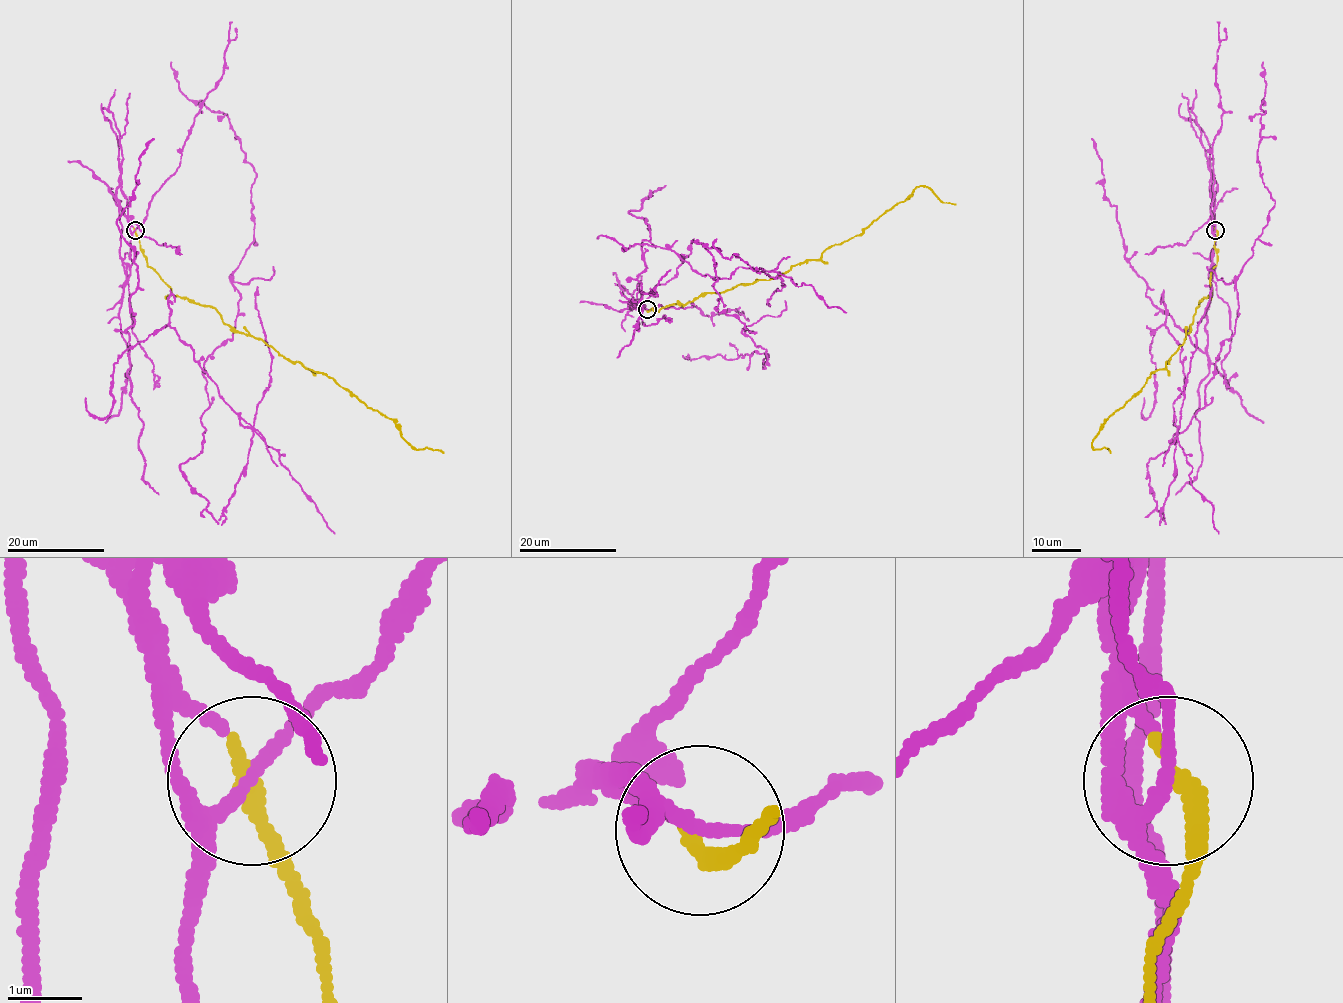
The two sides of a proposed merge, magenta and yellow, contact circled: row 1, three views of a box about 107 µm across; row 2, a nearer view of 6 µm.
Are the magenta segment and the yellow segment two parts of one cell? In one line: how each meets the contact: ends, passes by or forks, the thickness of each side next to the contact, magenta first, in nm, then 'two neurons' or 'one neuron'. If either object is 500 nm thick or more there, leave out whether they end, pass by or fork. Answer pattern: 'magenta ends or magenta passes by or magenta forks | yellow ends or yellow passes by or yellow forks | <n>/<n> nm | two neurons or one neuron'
magenta forks | yellow ends | 130/220 nm | two neurons

